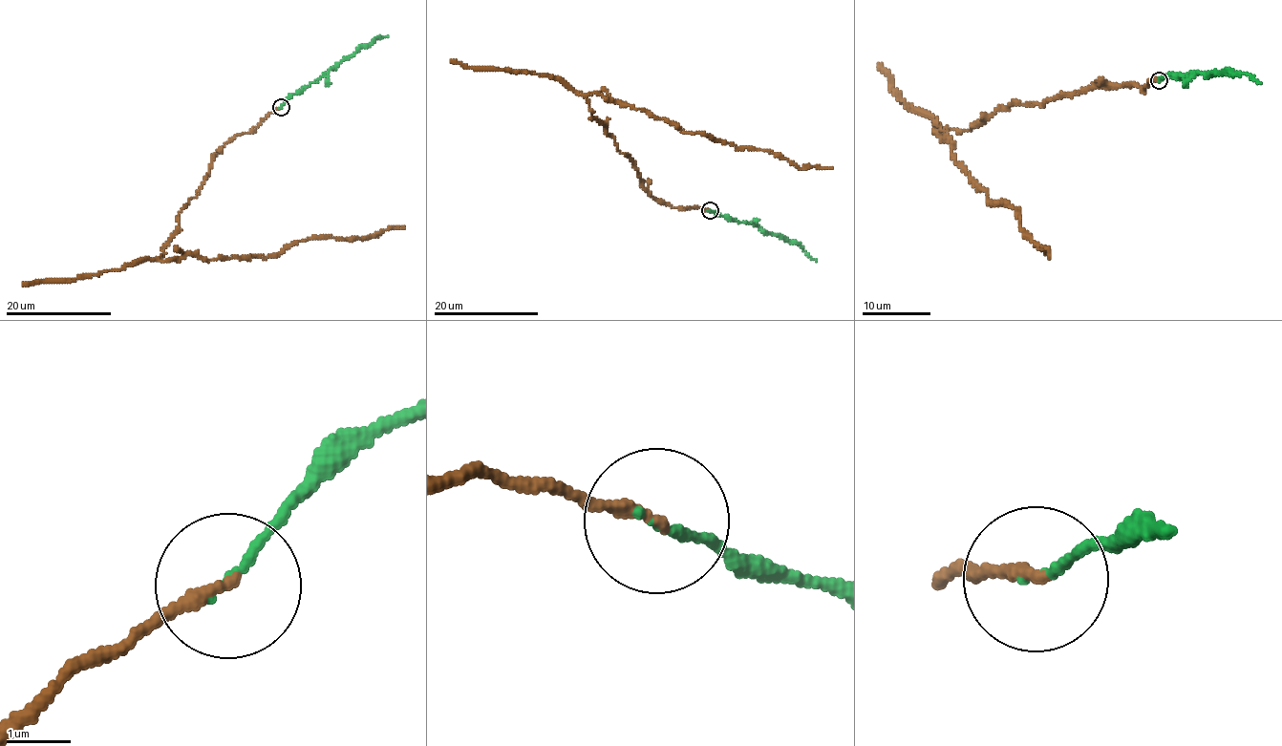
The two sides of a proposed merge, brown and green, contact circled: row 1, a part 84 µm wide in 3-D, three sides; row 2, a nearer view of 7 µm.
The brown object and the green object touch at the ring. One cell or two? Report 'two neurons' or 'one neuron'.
one neuron

